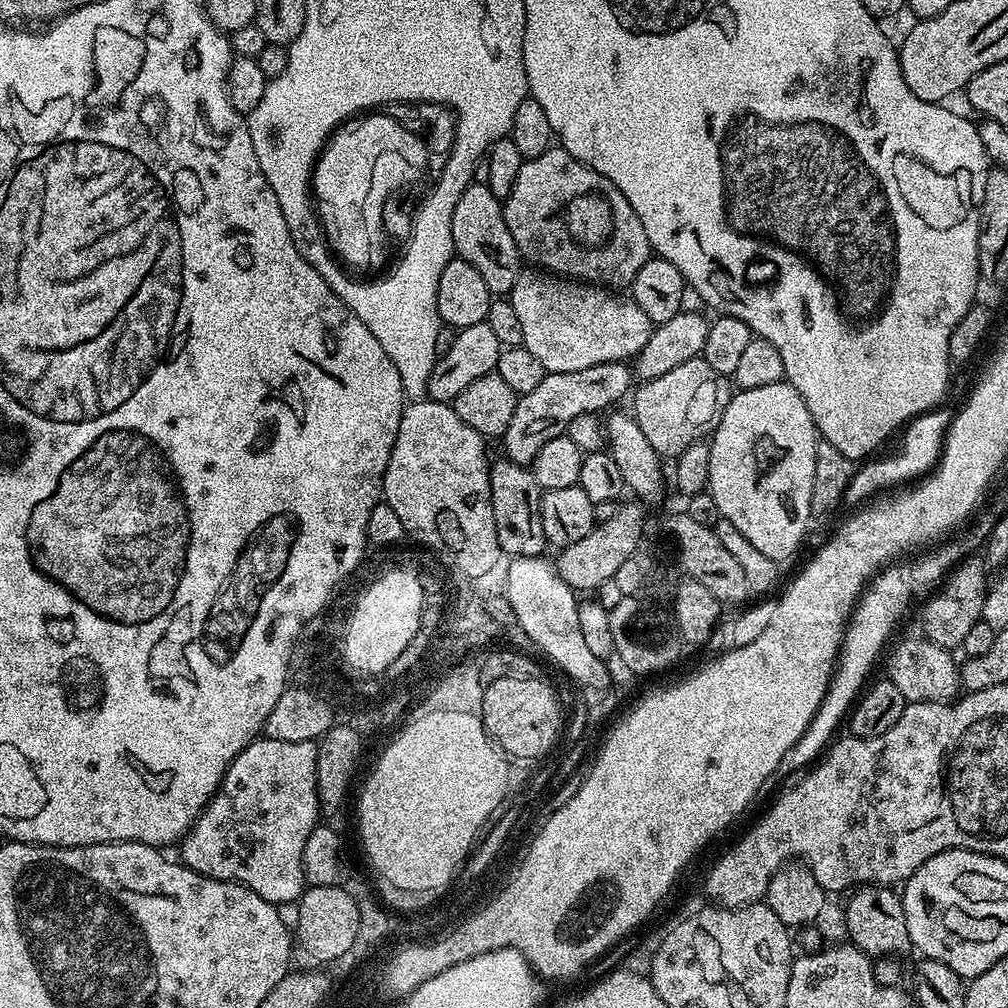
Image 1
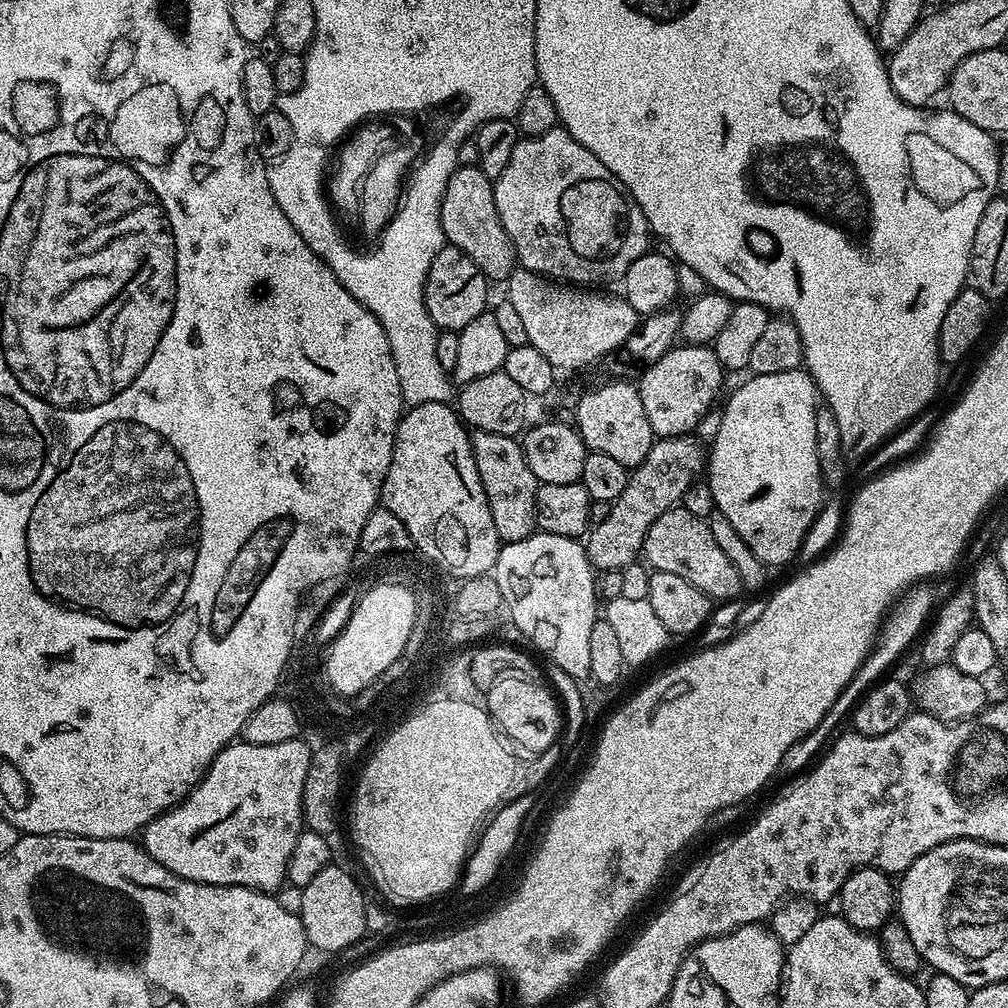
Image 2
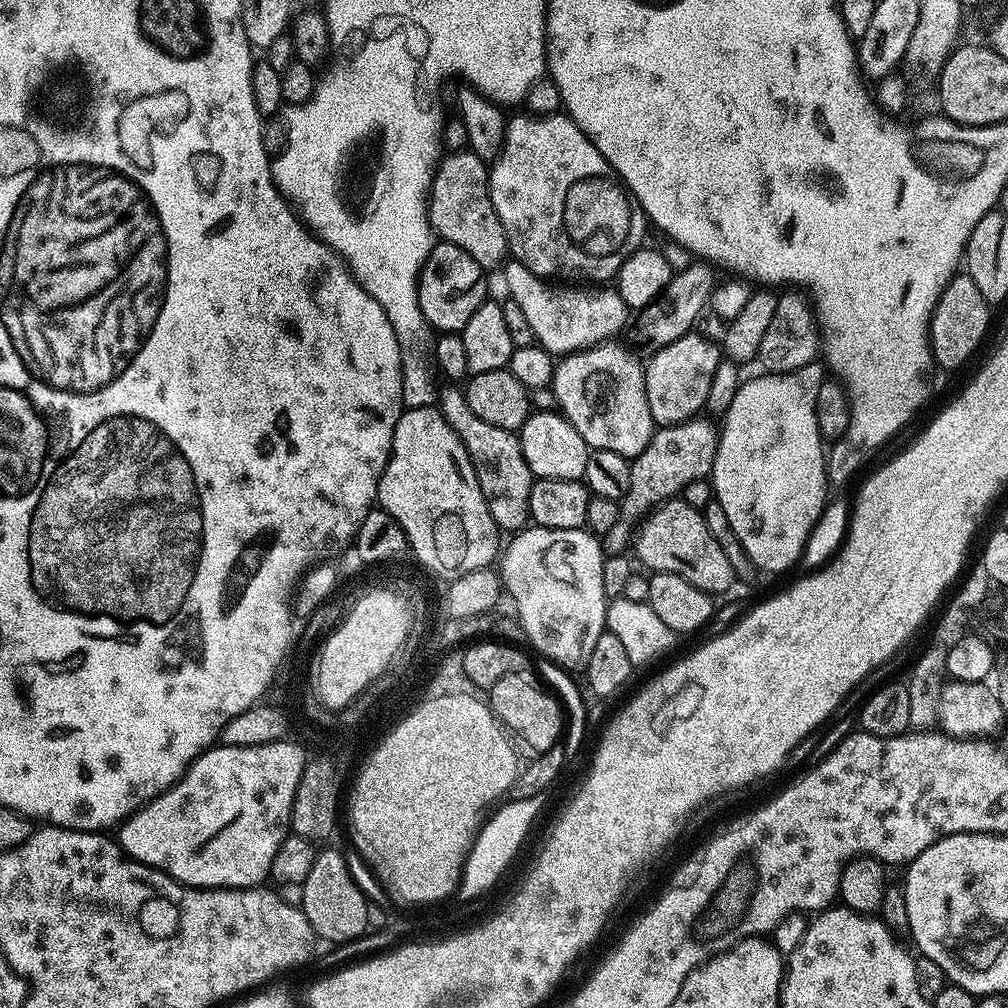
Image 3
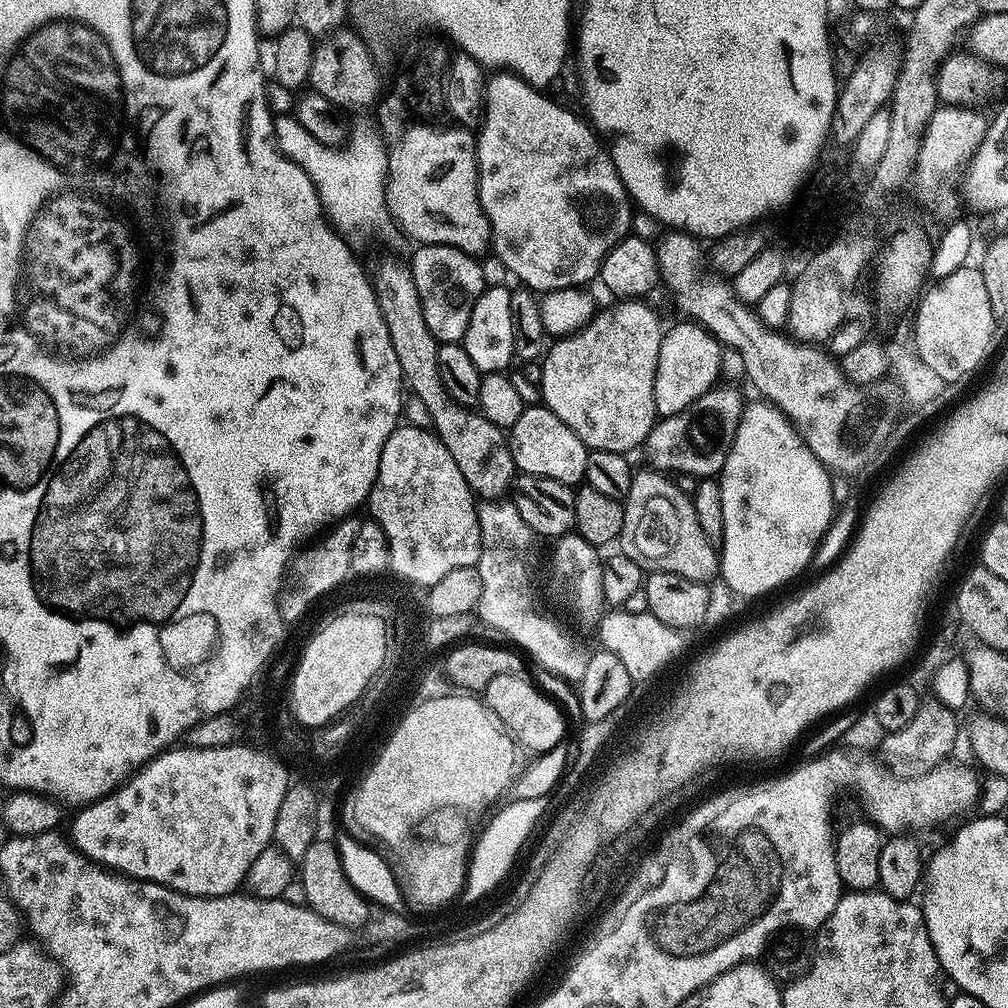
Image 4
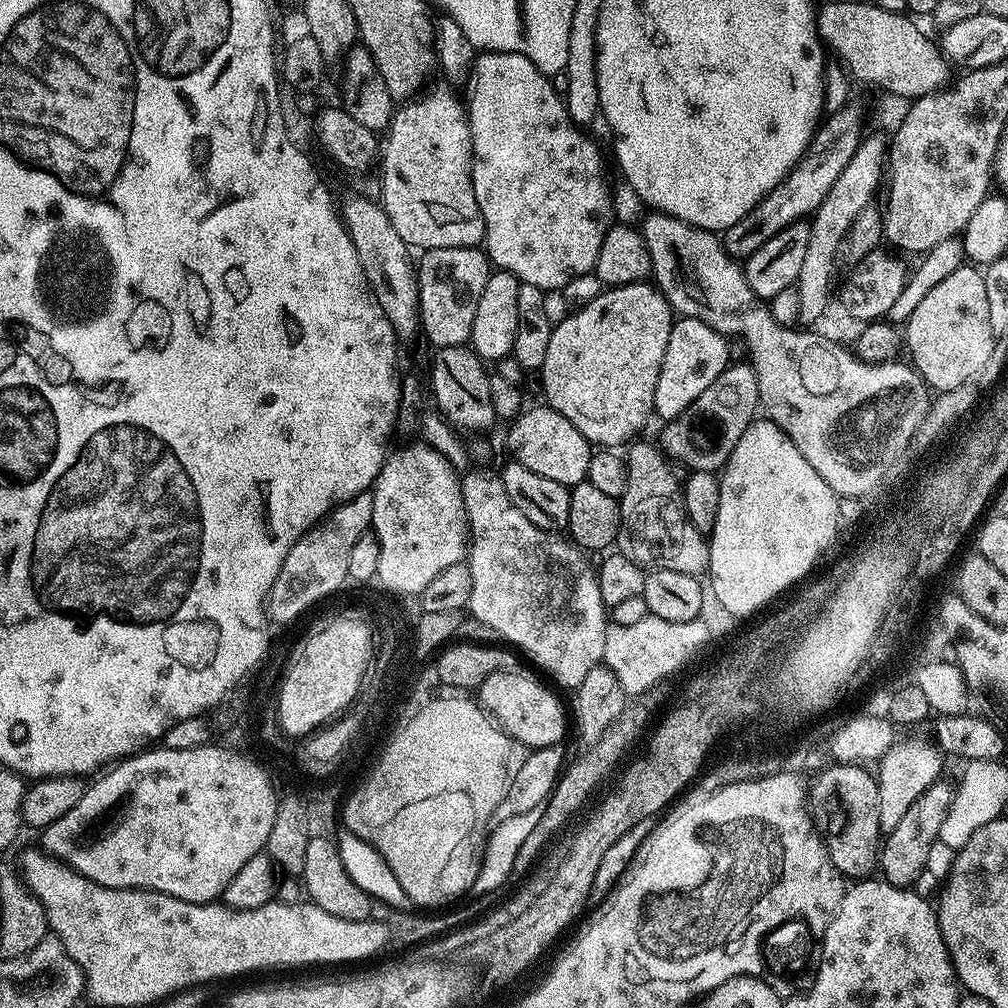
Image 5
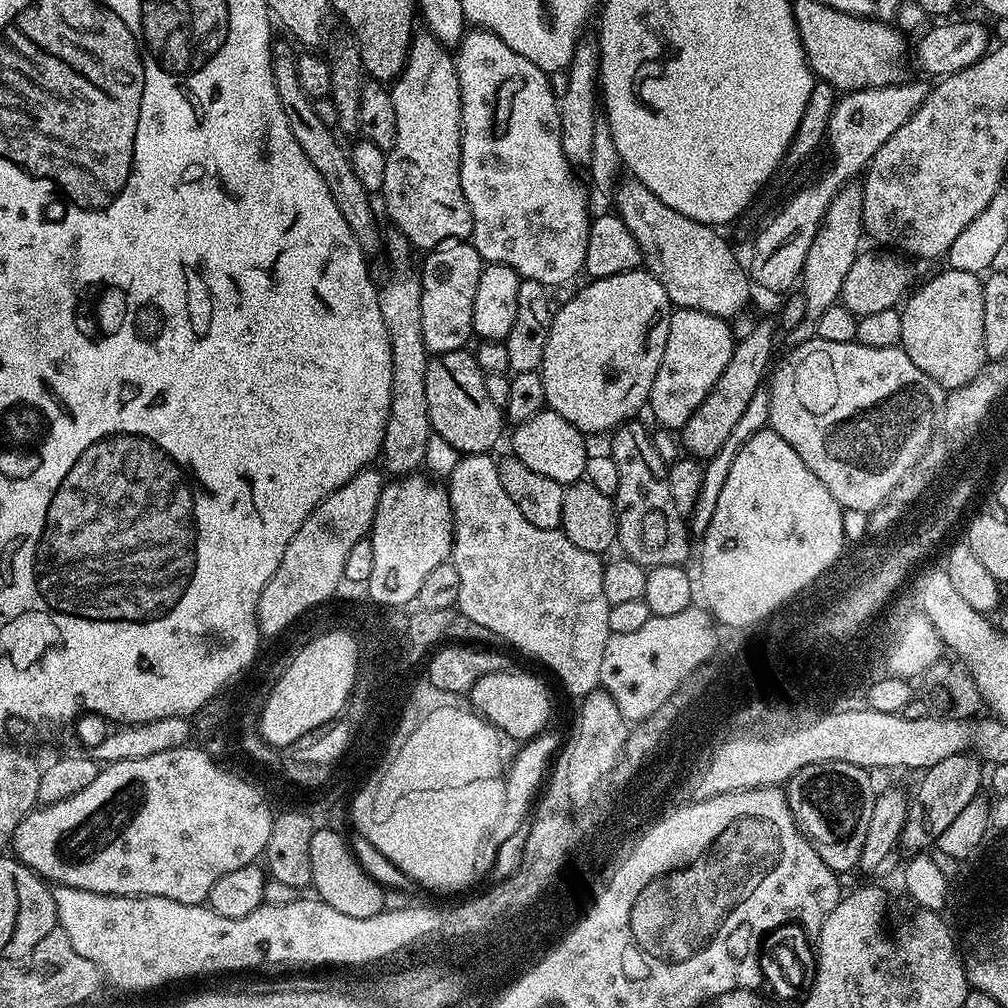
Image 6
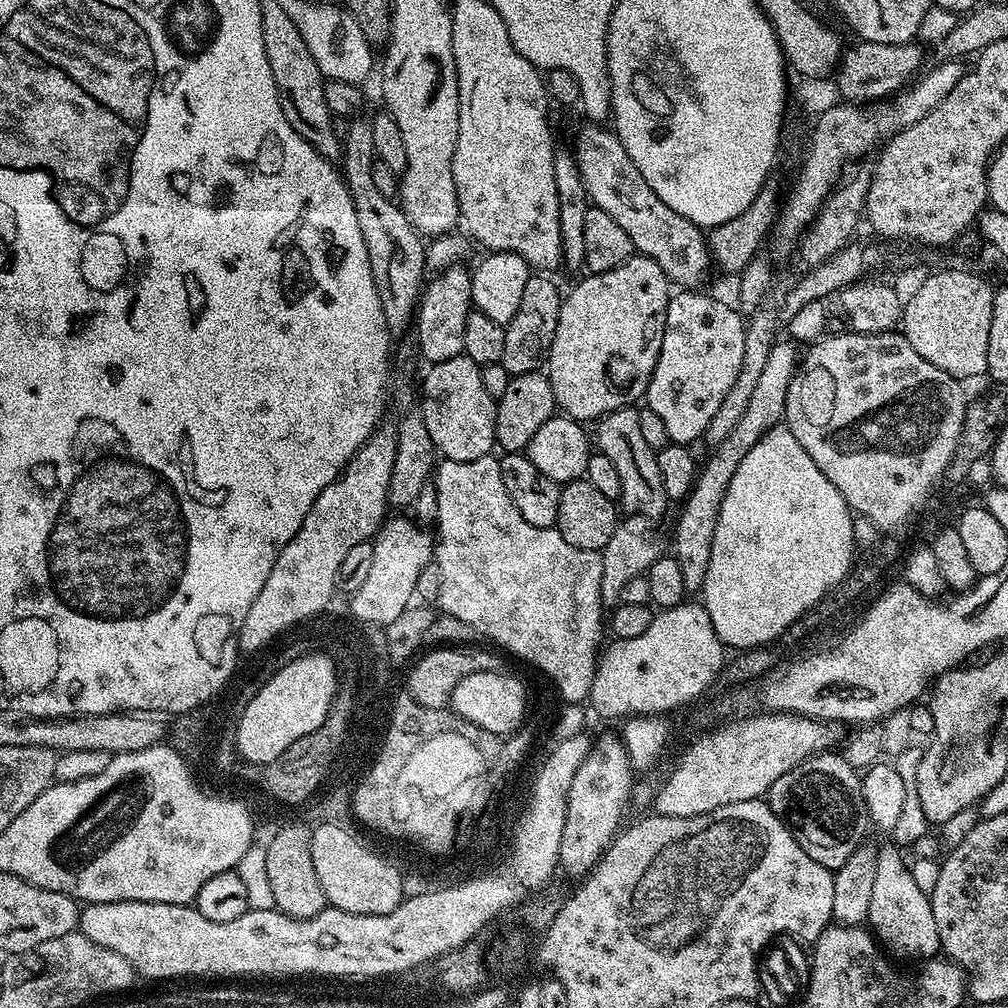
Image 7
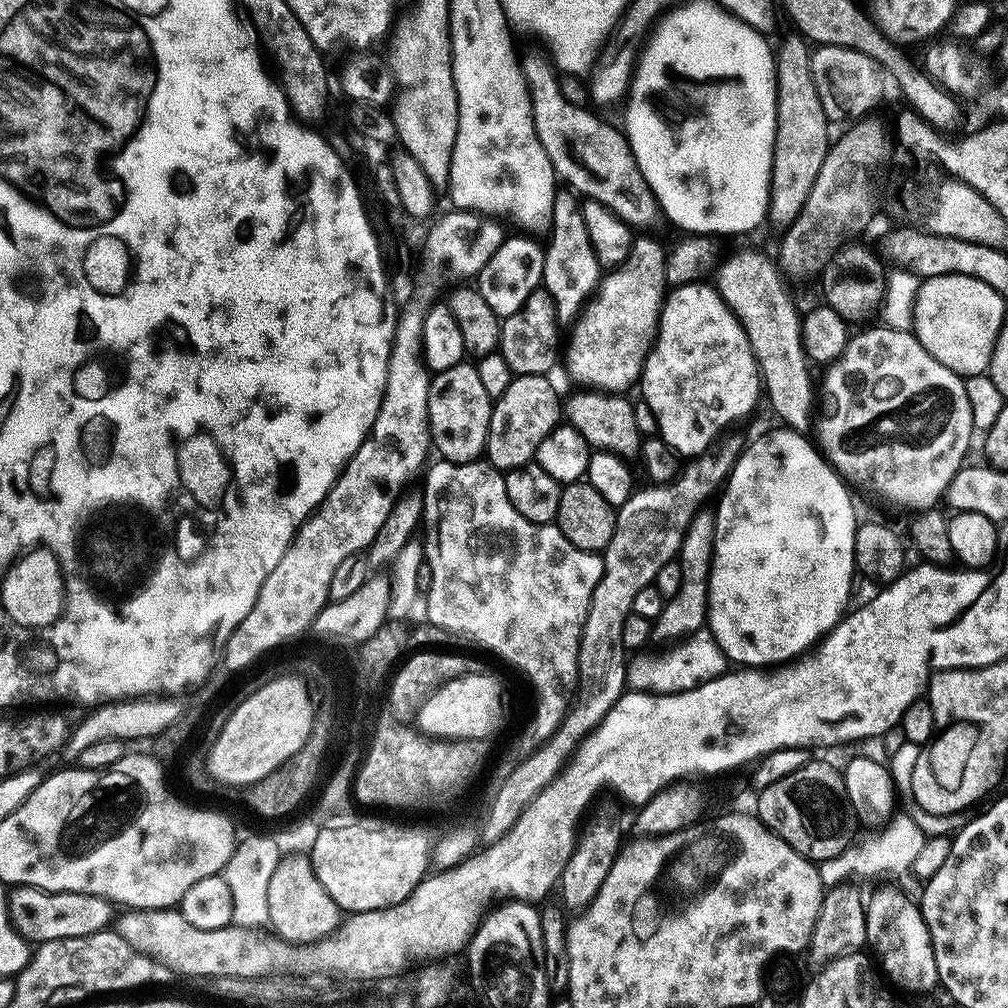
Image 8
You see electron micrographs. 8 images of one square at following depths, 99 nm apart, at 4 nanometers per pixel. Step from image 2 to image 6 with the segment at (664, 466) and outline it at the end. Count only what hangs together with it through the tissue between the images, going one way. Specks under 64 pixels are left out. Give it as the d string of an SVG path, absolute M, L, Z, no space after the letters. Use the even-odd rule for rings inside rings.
M763 318L757 319L751 335L735 341L730 354L730 362L726 362L726 370L722 370L722 378L718 378L710 394L706 394L702 406L698 406L694 414L690 414L690 418L682 429L682 444L687 451L688 448L692 451L689 453L693 457L705 462L718 454L718 450L725 445L726 438L738 424L738 418L742 417L742 412L746 410L747 403L750 402L755 392L762 388L766 373L774 360L772 347L776 344L775 336L778 328L775 323L773 324Z

